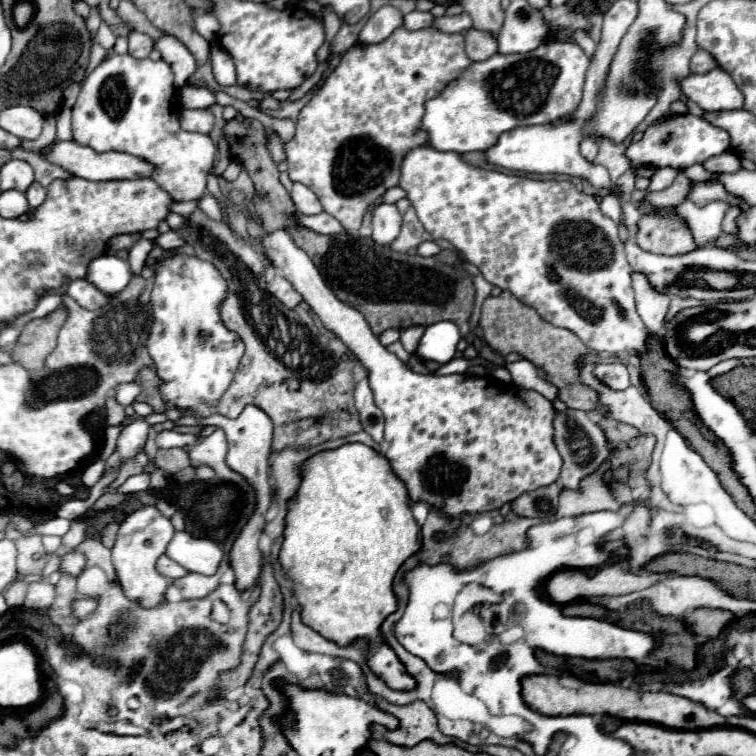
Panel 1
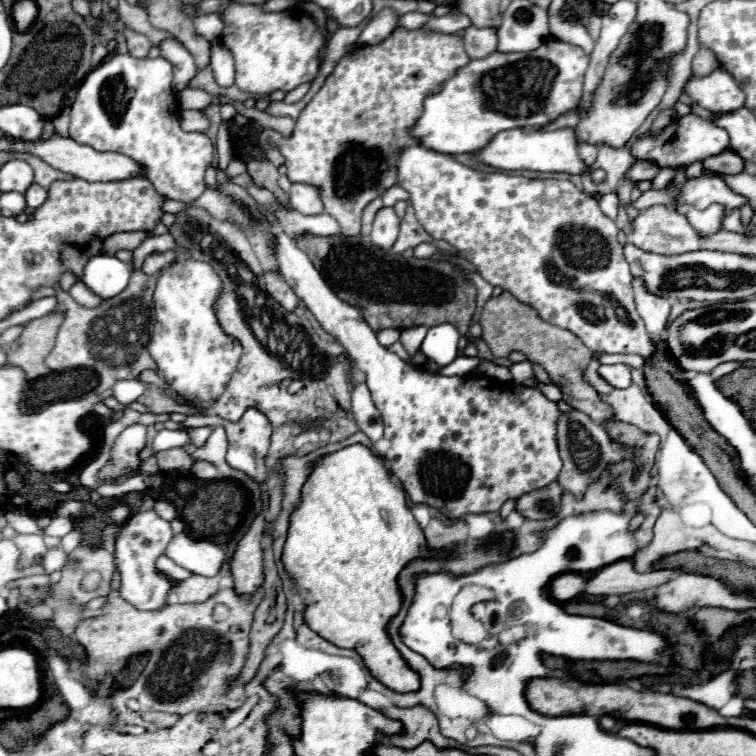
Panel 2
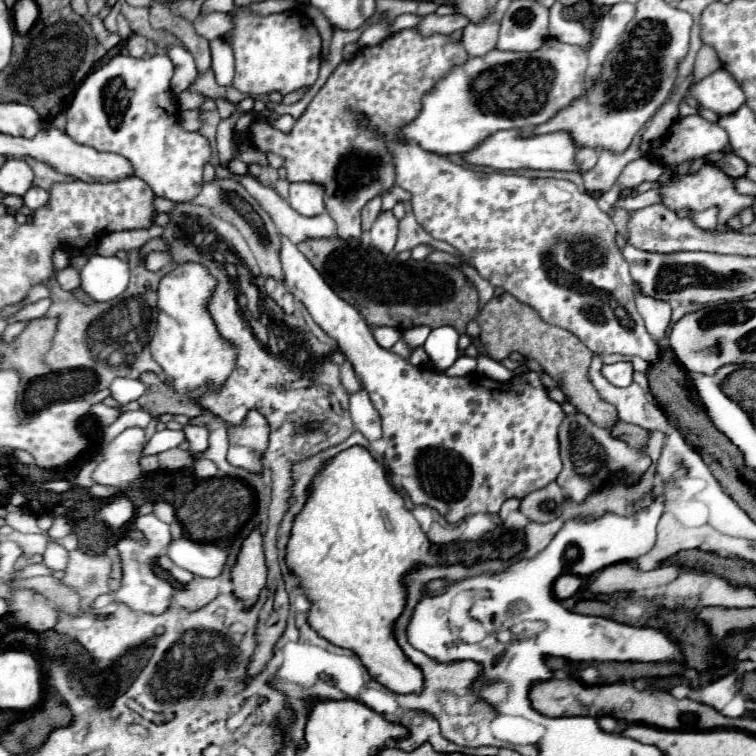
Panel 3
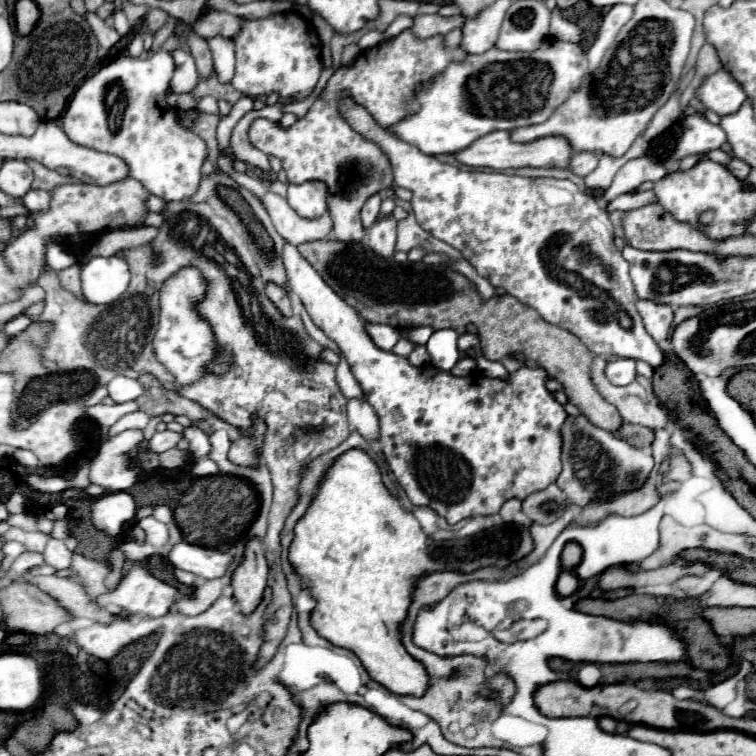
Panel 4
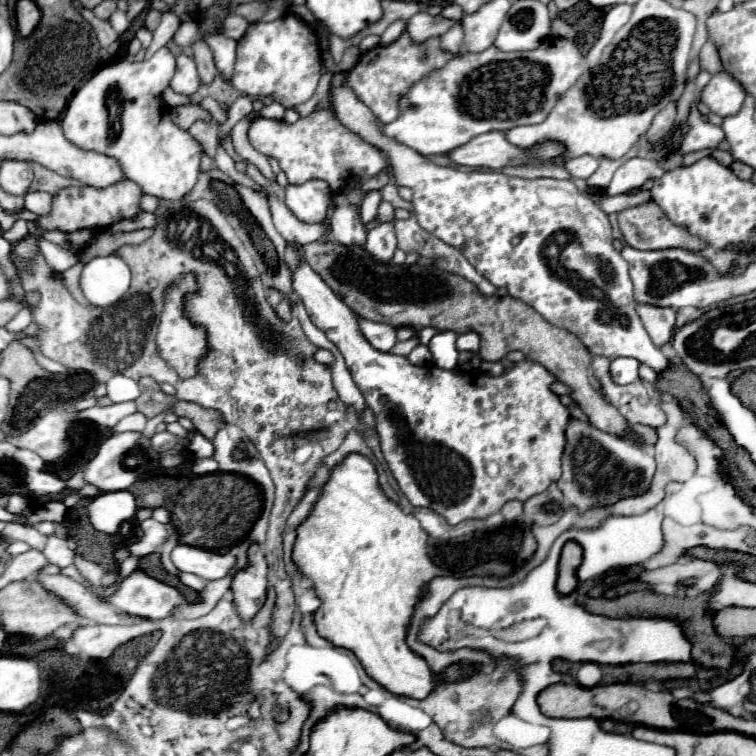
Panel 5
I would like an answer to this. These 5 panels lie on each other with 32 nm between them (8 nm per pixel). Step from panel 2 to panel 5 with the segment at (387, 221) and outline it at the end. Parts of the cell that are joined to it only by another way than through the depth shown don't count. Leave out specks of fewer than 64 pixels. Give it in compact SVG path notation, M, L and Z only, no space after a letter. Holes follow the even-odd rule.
M378 224L368 232L366 252L380 264L388 264L392 260L392 254L396 250L396 236L394 236L394 224Z

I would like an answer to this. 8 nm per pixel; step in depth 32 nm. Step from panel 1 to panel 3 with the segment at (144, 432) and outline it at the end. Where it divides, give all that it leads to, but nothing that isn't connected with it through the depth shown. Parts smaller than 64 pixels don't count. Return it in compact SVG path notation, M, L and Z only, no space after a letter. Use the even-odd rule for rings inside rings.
M128 428L122 434L118 434L112 442L104 444L102 450L100 450L100 462L96 464L96 468L92 472L94 482L96 484L104 484L104 486L114 486L114 488L130 486L136 478L142 476L138 460L140 460L144 444L146 444L146 438L144 438L144 430L142 428Z

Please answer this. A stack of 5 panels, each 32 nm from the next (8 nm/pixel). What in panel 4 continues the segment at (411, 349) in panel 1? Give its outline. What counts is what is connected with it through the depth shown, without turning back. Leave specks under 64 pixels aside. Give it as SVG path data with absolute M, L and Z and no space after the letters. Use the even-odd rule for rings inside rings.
M420 326L420 328L414 328L410 330L410 336L408 340L412 340L414 344L426 344L428 338L434 334L434 330L430 326Z

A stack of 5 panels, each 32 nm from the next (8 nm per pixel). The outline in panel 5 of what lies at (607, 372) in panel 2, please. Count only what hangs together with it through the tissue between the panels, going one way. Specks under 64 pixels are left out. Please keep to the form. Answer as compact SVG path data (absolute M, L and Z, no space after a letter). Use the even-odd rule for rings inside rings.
M616 358L616 360L612 360L610 372L612 372L614 382L618 382L618 384L636 382L640 378L638 366L640 366L640 362L636 358Z

